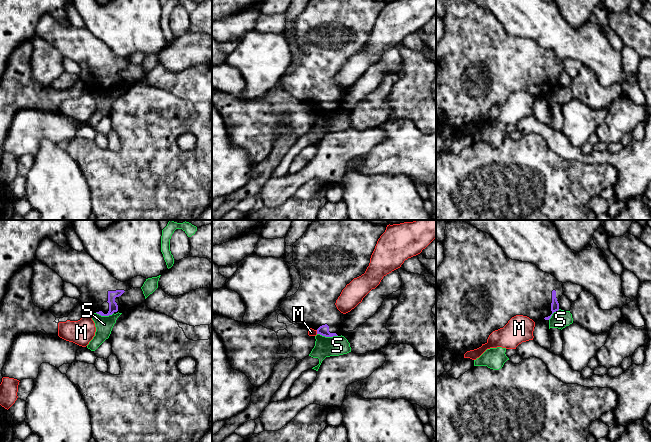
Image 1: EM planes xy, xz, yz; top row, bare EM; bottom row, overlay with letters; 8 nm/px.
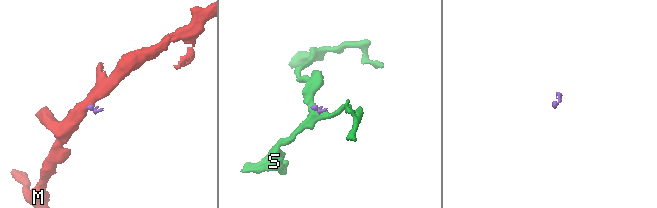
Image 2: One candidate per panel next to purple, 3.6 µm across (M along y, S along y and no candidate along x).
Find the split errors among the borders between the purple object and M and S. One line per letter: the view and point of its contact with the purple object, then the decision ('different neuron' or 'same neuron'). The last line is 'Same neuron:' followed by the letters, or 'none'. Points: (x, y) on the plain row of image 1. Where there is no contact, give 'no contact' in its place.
M: xz (317, 108) | different neuron
S: xz (327, 112) | different neuron
Same neuron: none

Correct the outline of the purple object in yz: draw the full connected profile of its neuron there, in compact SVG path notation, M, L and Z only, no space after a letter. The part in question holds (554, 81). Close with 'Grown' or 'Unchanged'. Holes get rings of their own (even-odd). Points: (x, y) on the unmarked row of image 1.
M446 0L443 21L444 36L436 44L436 127L449 127L454 138L463 134L467 127L487 119L493 107L503 104L516 91L527 92L537 98L549 96L559 86L563 59L535 40L508 34L488 9L470 0Z. Grown

